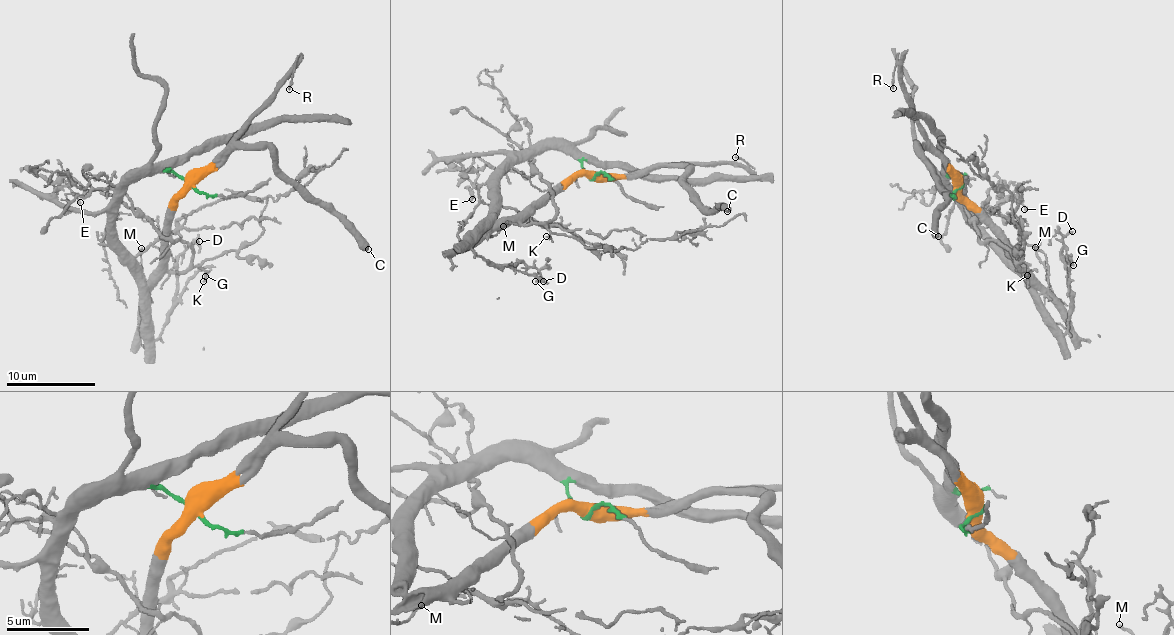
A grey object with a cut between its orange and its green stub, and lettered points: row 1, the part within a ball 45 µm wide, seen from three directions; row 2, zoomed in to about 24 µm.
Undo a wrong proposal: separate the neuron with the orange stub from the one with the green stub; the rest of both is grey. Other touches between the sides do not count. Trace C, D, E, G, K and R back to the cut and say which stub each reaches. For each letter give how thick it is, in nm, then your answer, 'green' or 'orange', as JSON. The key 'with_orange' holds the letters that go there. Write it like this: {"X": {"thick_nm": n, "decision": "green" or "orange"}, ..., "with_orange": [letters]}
{"C": {"thick_nm": 600, "decision": "orange"}, "D": {"thick_nm": 120, "decision": "green"}, "E": {"thick_nm": 120, "decision": "green"}, "G": {"thick_nm": 110, "decision": "green"}, "K": {"thick_nm": 100, "decision": "orange"}, "R": {"thick_nm": 130, "decision": "orange"}, "with_orange": ["C", "K", "R"]}

